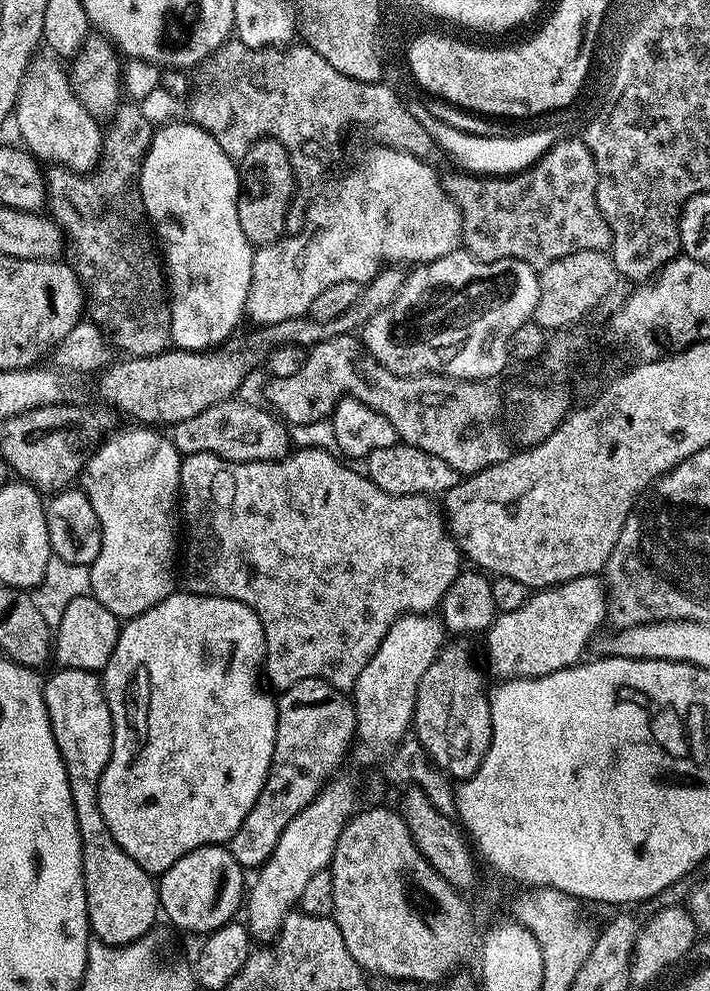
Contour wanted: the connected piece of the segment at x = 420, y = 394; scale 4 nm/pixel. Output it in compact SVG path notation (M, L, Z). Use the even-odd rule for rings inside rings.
M346 335L312 346L308 352L308 360L302 370L298 370L298 374L290 374L288 378L271 377L266 384L266 400L289 425L295 426L328 420L337 402L345 396L352 396L381 412L390 422L390 426L394 426L397 437L403 443L426 450L436 458L442 458L442 462L454 466L458 473L471 474L507 460L510 455L510 447L504 441L504 432L500 429L500 396L492 386L488 382L454 380L451 376L396 376L369 354L363 339Z

